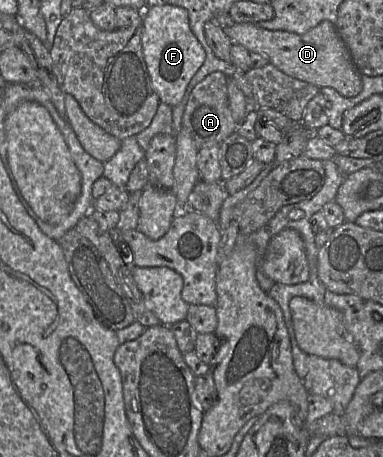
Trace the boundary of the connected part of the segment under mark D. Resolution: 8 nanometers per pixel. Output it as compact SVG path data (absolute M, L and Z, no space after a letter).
M328 20L320 22L304 34L264 29L248 22L236 23L223 30L233 44L244 46L250 53L264 55L269 63L292 78L319 88L331 87L347 98L355 97L362 91L362 74L354 64L335 24Z

